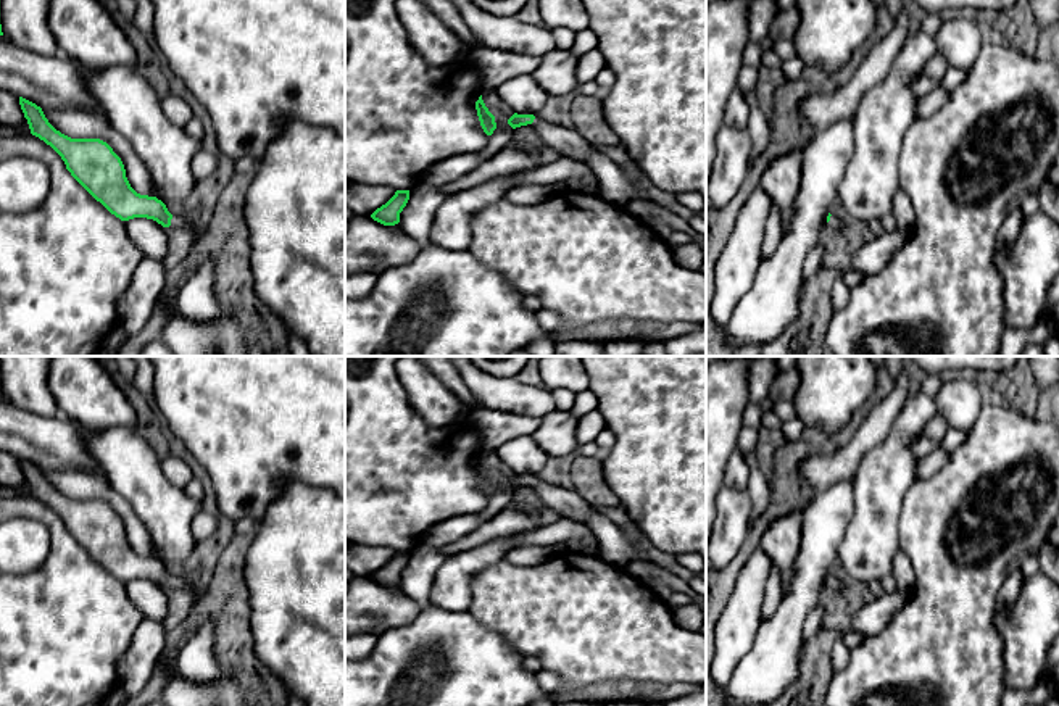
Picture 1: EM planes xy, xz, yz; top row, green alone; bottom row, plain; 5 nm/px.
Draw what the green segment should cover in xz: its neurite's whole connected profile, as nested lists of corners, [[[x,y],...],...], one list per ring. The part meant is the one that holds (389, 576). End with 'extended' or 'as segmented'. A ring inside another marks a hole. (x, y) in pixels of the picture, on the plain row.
[[[397,551],[395,556],[380,569],[377,569],[371,579],[384,587],[395,587],[400,583],[400,574],[409,561],[409,551]]]; as segmented

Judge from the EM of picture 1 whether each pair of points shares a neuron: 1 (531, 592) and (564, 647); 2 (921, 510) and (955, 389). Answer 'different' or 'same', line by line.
1: same
2: different

